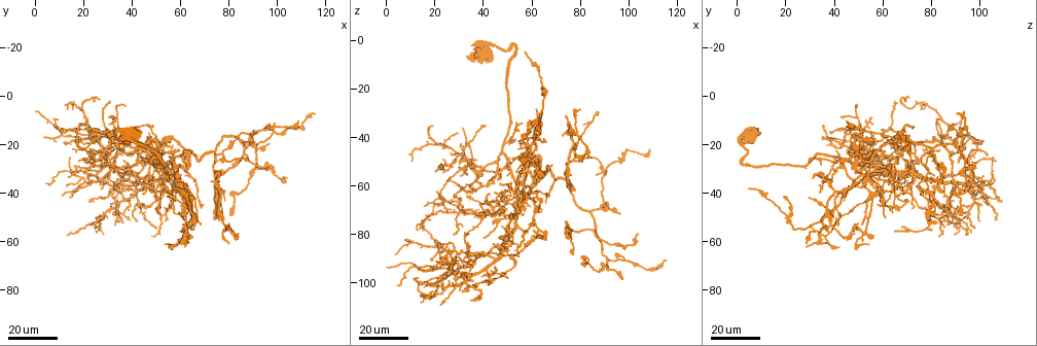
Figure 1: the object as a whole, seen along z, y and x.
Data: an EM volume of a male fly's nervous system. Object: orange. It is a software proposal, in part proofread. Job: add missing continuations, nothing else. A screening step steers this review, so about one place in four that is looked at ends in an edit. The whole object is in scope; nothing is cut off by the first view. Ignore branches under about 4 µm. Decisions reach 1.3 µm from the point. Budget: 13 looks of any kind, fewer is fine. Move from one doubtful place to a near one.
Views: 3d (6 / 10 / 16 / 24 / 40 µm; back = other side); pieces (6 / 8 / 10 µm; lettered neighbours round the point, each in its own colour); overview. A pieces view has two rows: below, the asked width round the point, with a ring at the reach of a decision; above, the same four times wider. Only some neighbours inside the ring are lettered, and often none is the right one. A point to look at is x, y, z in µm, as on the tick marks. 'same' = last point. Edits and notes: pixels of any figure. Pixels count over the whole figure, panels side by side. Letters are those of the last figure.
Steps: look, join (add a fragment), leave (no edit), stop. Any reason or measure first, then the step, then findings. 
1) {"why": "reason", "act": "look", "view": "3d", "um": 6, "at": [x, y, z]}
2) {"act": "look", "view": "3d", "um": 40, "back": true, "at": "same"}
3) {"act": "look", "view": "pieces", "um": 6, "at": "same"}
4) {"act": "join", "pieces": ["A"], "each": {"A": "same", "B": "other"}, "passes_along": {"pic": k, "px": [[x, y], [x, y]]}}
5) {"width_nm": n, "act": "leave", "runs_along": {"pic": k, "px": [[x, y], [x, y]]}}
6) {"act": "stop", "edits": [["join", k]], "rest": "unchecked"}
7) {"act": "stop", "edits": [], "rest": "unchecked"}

{"why": "long arm stops here", "act": "look", "view": "3d", "um": 24, "at": [39, 32, 81]}

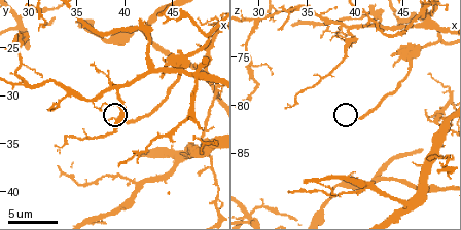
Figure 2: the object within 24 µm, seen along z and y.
{"act": "look", "view": "pieces", "um": 8, "at": [40.2, 32.6, 81.6]}

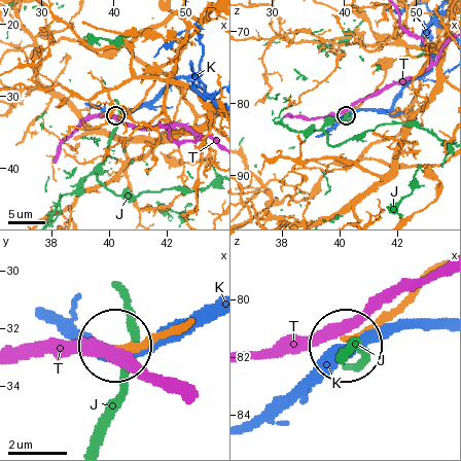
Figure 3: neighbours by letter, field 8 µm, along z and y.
{"act": "leave", "each": {"J": "other", "K": "other", "T": "other"}, "runs_along": {"pic": 3, "px": [[174, 327], [117, 347]]}, "found": "none of them fits"}

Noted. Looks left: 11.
{"act": "look", "view": "3d", "um": 16, "at": [56, 40, 34]}

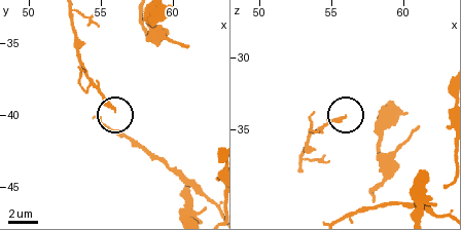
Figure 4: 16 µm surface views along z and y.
{"act": "look", "view": "pieces", "um": 10, "at": [56.0, 39.6, 34.4]}

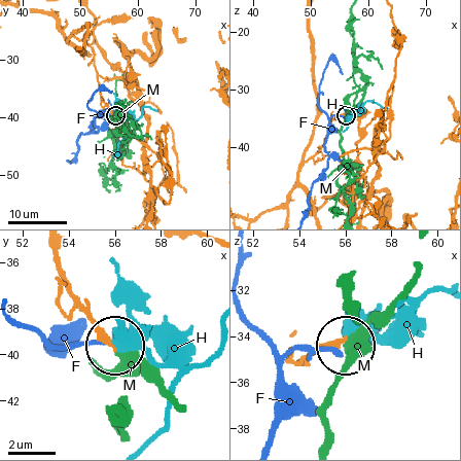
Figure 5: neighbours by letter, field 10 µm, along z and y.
{"width_nm": 230, "act": "leave", "each": {"F": "other", "H": "other", "M": "other"}, "runs_along": {"pic": 5, "px": [[51, 250], [75, 303], [114, 343]]}, "found": "no lettered fragment goes on from it"}

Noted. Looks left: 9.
{"why": "branch stops here", "act": "look", "view": "3d", "um": 16, "at": [77, 52, 35]}

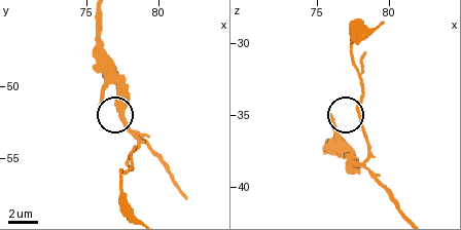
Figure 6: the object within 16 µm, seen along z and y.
{"act": "look", "view": "pieces", "um": 8, "at": [75.8, 51.2, 35.2]}

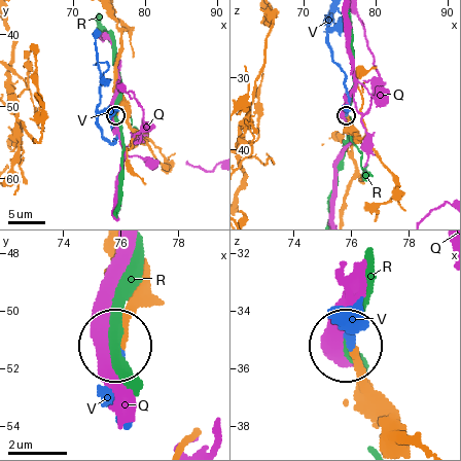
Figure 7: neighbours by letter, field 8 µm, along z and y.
{"width_nm": 270, "act": "join", "pieces": ["V"], "each": {"Q": "other", "R": "other", "V": "same"}, "found": "the neuron continues"}

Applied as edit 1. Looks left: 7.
{"act": "look", "view": "overview"}

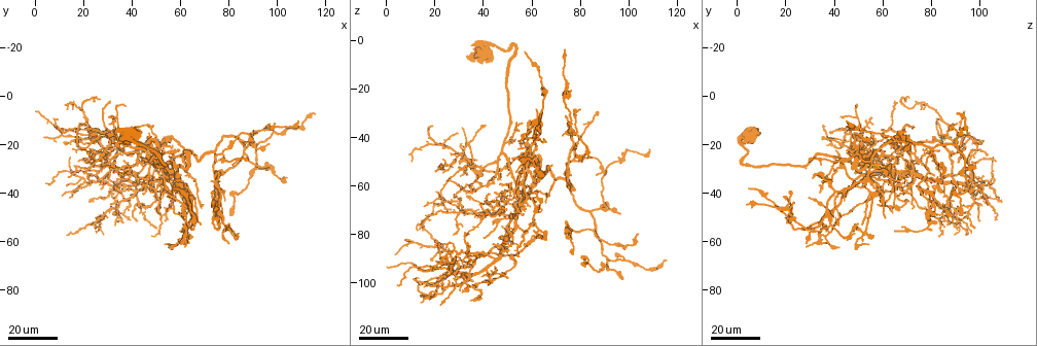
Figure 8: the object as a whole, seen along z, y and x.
{"why": "stops while still wide", "act": "look", "view": "3d", "um": 24, "at": [63, 61, 37]}

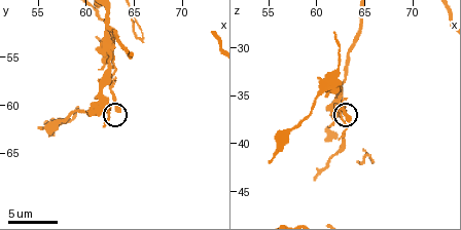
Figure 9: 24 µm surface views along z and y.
{"act": "look", "view": "pieces", "um": 10, "at": [63.4, 60.4, 37.4]}

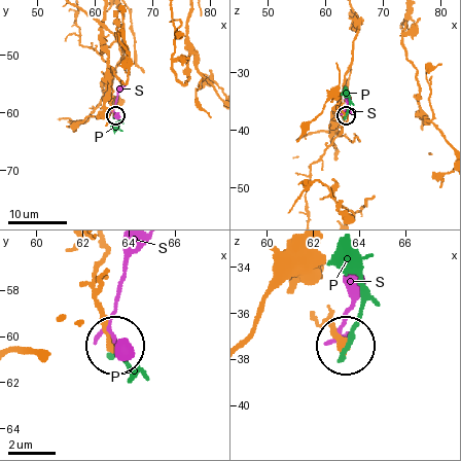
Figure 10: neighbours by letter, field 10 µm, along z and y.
{"width_nm": 350, "act": "leave", "each": {"P": "other", "S": "other"}, "found": "no lettered fragment goes on from it"}

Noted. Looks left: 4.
{"why": "an open end", "act": "look", "view": "3d", "um": 16, "at": [76, 51, 21]}

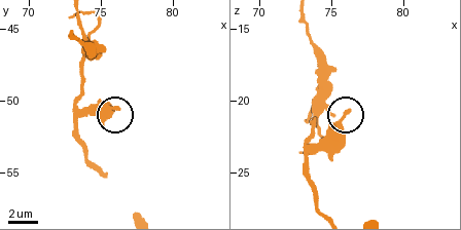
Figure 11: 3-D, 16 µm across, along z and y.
{"why": "see the neighbours", "act": "look", "view": "pieces", "um": 6, "at": [76.2, 50.6, 20.6]}

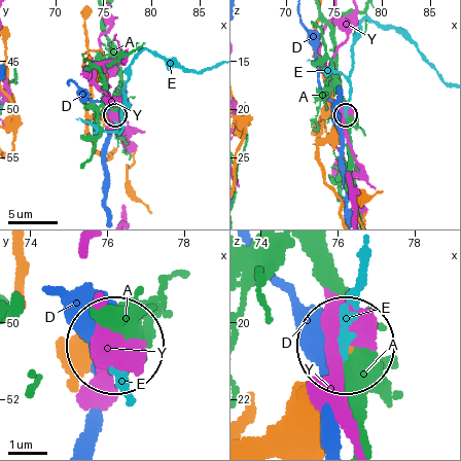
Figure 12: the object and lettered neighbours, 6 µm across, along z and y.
{"act": "leave", "each": {"A": "other", "D": "other", "E": "other", "Y": "other"}, "runs_along": {"pic": 12, "px": [[342, 212], [340, 198], [325, 180], [319, 148], [346, 114]]}, "found": "no lettered fragment goes on from it"}

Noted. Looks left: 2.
{"why": "branch stops here", "act": "look", "view": "3d", "um": 16, "at": [75, 51, 61]}

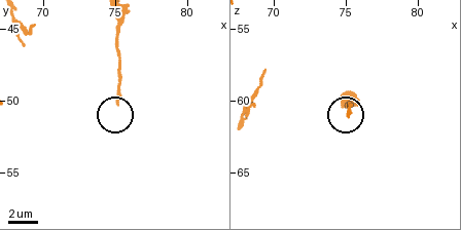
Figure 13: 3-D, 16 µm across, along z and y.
{"why": "what lies round it", "act": "look", "view": "pieces", "um": 10, "at": [75.2, 50.2, 61.0]}

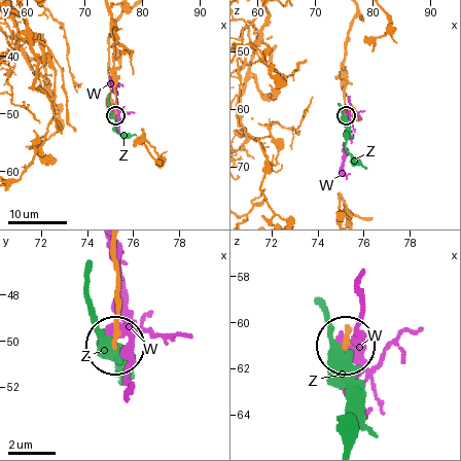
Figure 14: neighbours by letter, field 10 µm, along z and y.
{"act": "leave", "each": {"W": "other", "Z": "other"}, "runs_along": {"pic": 14, "px": [[116, 247], [116, 346]]}, "found": "no lettered fragment goes on from it"}

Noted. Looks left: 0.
{"act": "stop", "edits": [["join", 7]], "rest": "unchecked"}

